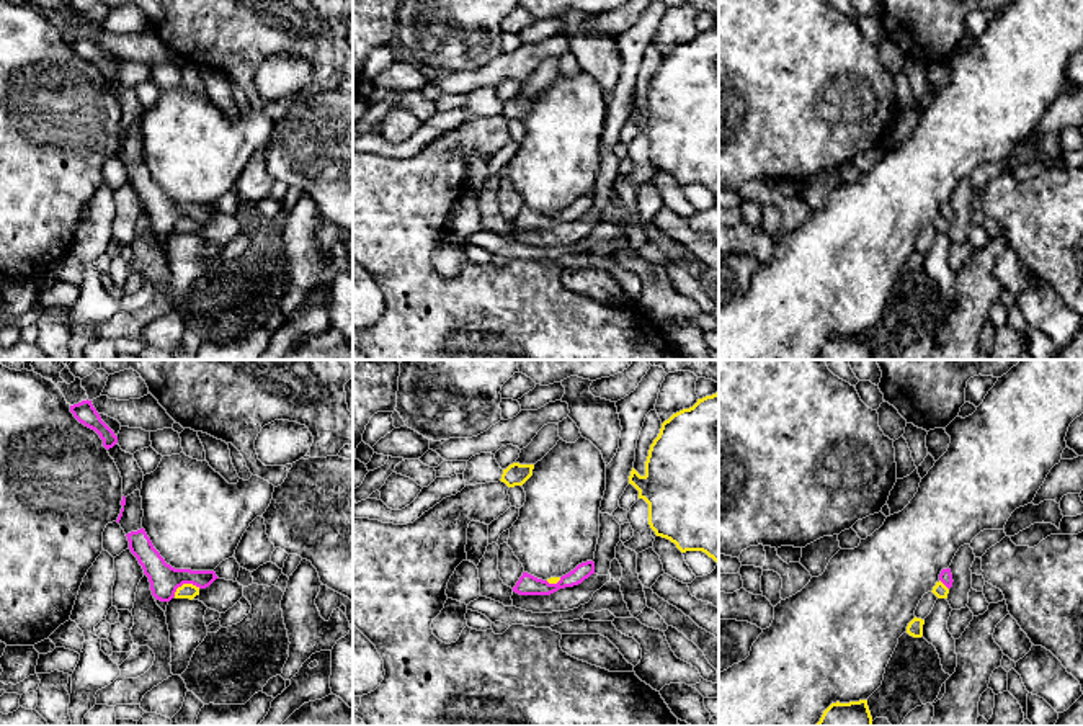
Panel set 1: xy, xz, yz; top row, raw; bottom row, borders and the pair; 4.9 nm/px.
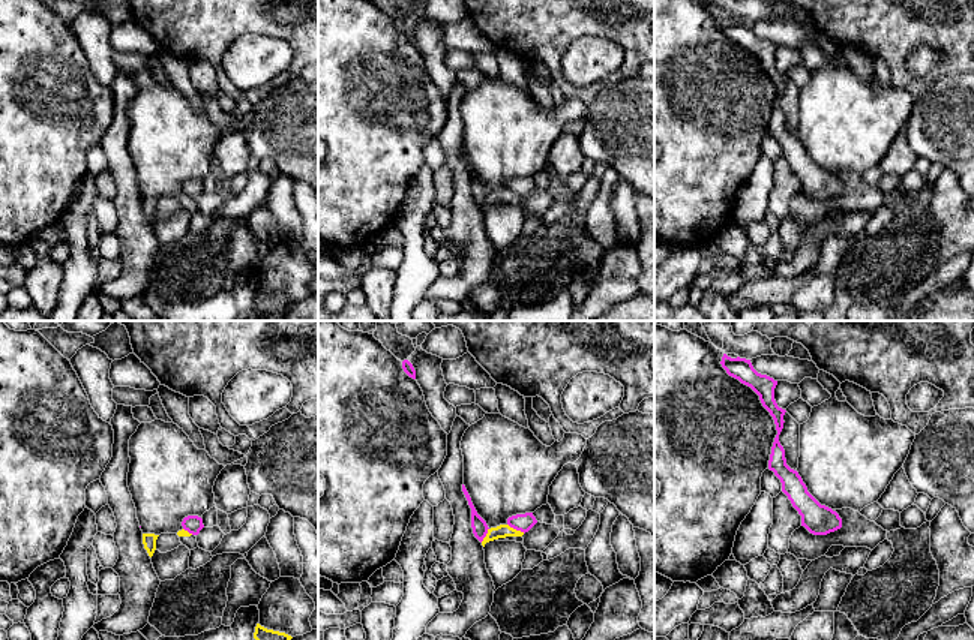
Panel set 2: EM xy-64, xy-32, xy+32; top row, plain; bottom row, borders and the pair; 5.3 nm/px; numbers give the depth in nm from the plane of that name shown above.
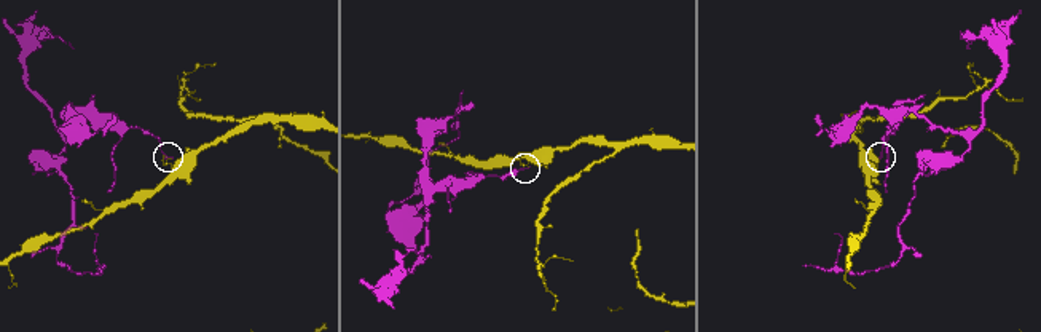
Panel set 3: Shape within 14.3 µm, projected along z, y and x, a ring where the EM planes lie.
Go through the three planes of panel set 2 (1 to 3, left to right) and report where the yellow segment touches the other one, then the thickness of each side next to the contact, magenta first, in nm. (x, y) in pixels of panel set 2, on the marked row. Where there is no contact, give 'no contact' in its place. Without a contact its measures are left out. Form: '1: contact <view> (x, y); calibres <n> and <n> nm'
1: contact xy-64 (188, 531); calibres 100 and 40 nm
2: contact xy-32 (517, 529); calibres 100 and 70 nm
3: no contact

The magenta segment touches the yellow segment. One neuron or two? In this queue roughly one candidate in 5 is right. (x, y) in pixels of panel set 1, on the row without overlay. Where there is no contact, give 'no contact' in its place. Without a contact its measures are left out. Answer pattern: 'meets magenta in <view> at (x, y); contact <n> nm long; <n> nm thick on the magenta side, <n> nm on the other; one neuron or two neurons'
meets magenta in xy at (185, 216); contact 140 nm long; 150 nm thick on the magenta side, 80 nm on the other; two neurons

